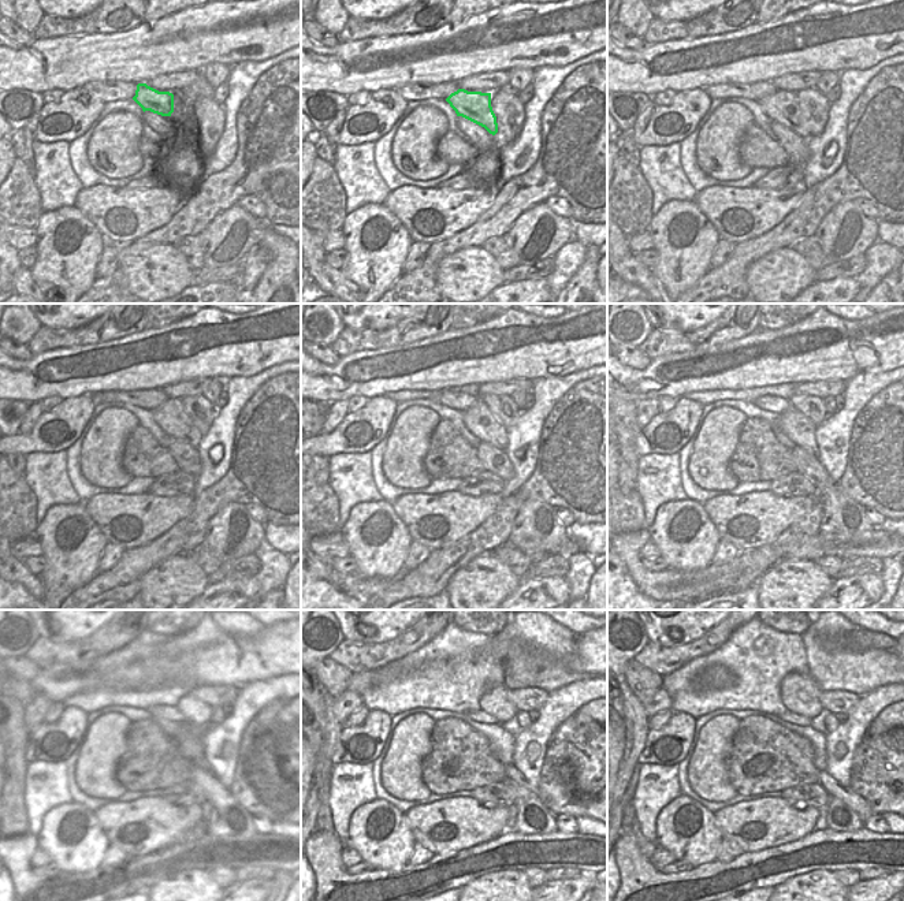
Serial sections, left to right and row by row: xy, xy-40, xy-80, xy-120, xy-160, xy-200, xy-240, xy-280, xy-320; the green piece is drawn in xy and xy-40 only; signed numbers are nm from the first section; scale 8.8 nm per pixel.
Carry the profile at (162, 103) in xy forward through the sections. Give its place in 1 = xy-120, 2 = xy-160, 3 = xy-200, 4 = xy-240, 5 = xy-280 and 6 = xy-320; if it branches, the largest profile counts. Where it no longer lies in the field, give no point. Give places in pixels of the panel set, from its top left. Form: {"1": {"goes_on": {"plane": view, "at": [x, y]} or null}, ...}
{"1": {"goes_on": {"plane": "xy-120", "at": [171, 417]}}, "2": {"goes_on": {"plane": "xy-160", "at": [477, 419]}}, "3": {"goes_on": {"plane": "xy-200", "at": [800, 429]}}, "4": {"goes_on": {"plane": "xy-240", "at": [189, 743]}}, "5": {"goes_on": {"plane": "xy-280", "at": [510, 771]}}, "6": {"goes_on": {"plane": "xy-320", "at": [856, 803]}}}

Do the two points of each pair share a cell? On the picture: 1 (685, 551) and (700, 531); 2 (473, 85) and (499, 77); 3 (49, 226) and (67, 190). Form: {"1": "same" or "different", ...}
{"1": "same", "2": "same", "3": "different"}

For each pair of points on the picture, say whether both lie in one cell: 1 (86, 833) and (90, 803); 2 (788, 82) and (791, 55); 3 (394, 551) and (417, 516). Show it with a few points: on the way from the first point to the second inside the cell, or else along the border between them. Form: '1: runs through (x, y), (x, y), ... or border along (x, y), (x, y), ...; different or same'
1: border along (73, 800), (84, 804), (93, 812); different
2: border along (821, 73), (793, 71), (770, 81); different
3: border along (391, 503), (395, 516), (413, 540); different

